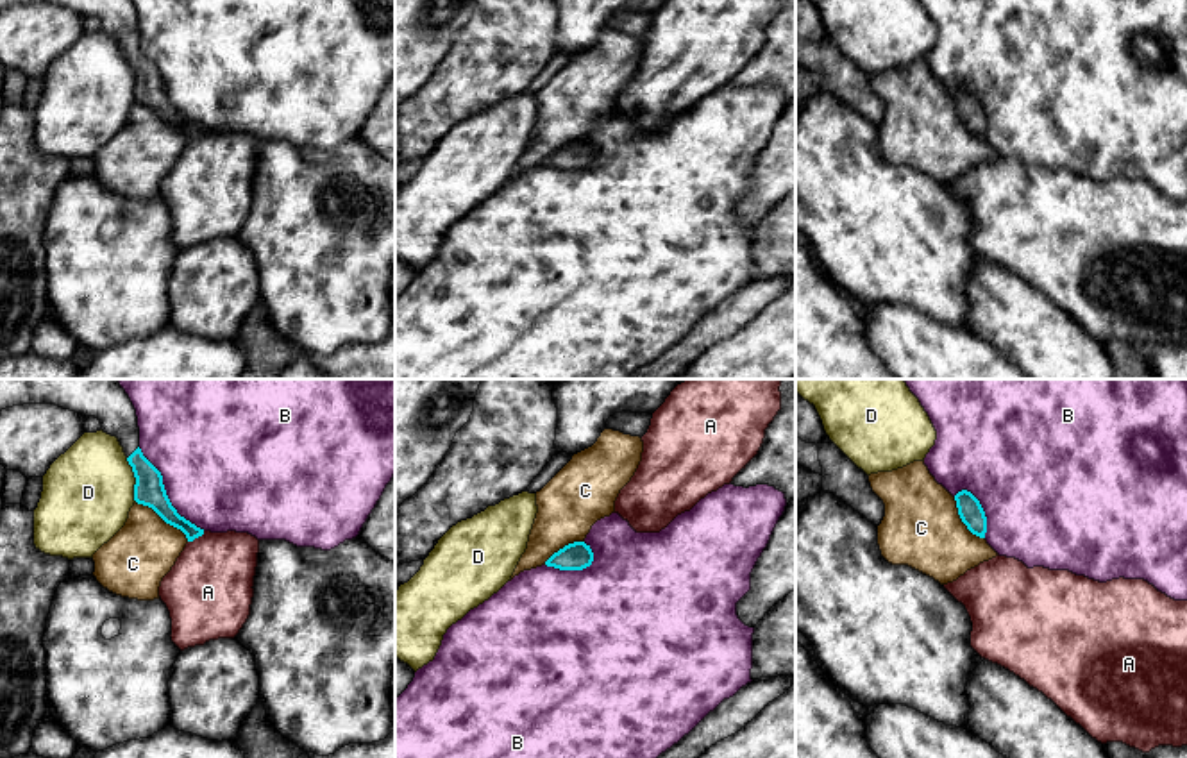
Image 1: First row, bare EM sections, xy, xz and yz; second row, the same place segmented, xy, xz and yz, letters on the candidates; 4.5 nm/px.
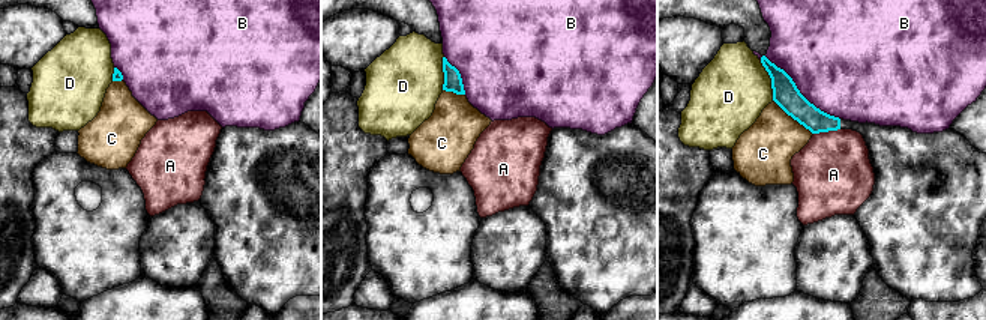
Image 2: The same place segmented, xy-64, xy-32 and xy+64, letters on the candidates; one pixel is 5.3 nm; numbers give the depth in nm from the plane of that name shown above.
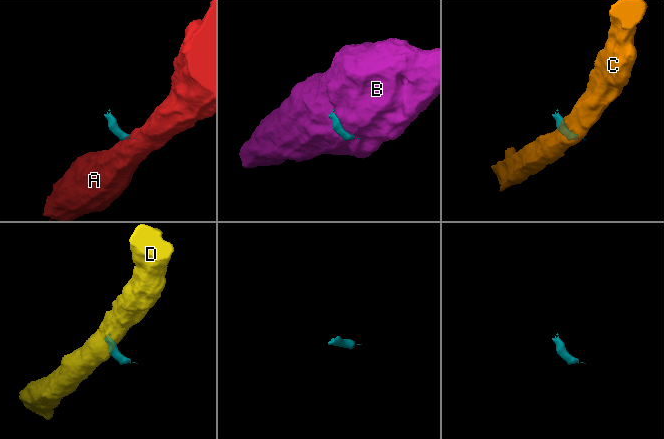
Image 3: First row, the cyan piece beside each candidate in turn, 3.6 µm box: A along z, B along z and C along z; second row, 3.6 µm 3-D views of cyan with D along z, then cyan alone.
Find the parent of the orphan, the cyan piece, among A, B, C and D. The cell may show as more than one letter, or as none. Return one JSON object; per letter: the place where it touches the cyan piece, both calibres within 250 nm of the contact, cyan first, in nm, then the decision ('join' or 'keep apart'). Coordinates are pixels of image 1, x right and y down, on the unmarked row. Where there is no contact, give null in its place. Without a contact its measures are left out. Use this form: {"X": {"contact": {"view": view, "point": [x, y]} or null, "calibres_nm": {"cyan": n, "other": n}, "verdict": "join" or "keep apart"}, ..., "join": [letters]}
{"A": {"contact": {"view": "xy", "point": [195, 136]}, "calibres_nm": {"cyan": 100, "other": 380}, "verdict": "keep apart"}, "B": {"contact": {"view": "xy", "point": [165, 93]}, "calibres_nm": {"cyan": 140, "other": 480}, "verdict": "keep apart"}, "C": {"contact": {"view": "xy", "point": [163, 118]}, "calibres_nm": {"cyan": 140, "other": 300}, "verdict": "keep apart"}, "D": {"contact": {"view": "xy", "point": [136, 79]}, "calibres_nm": {"cyan": 140, "other": 400}, "verdict": "keep apart"}, "join": []}

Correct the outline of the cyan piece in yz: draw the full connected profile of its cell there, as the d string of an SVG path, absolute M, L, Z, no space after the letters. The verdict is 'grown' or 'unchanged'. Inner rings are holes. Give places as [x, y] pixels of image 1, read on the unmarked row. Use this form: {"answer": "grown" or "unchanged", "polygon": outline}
{"answer": "unchanged", "polygon": "M967 89L958 91L955 95L955 100L956 100L958 114L962 122L967 125L967 129L976 136L985 138L987 116L980 100Z"}

